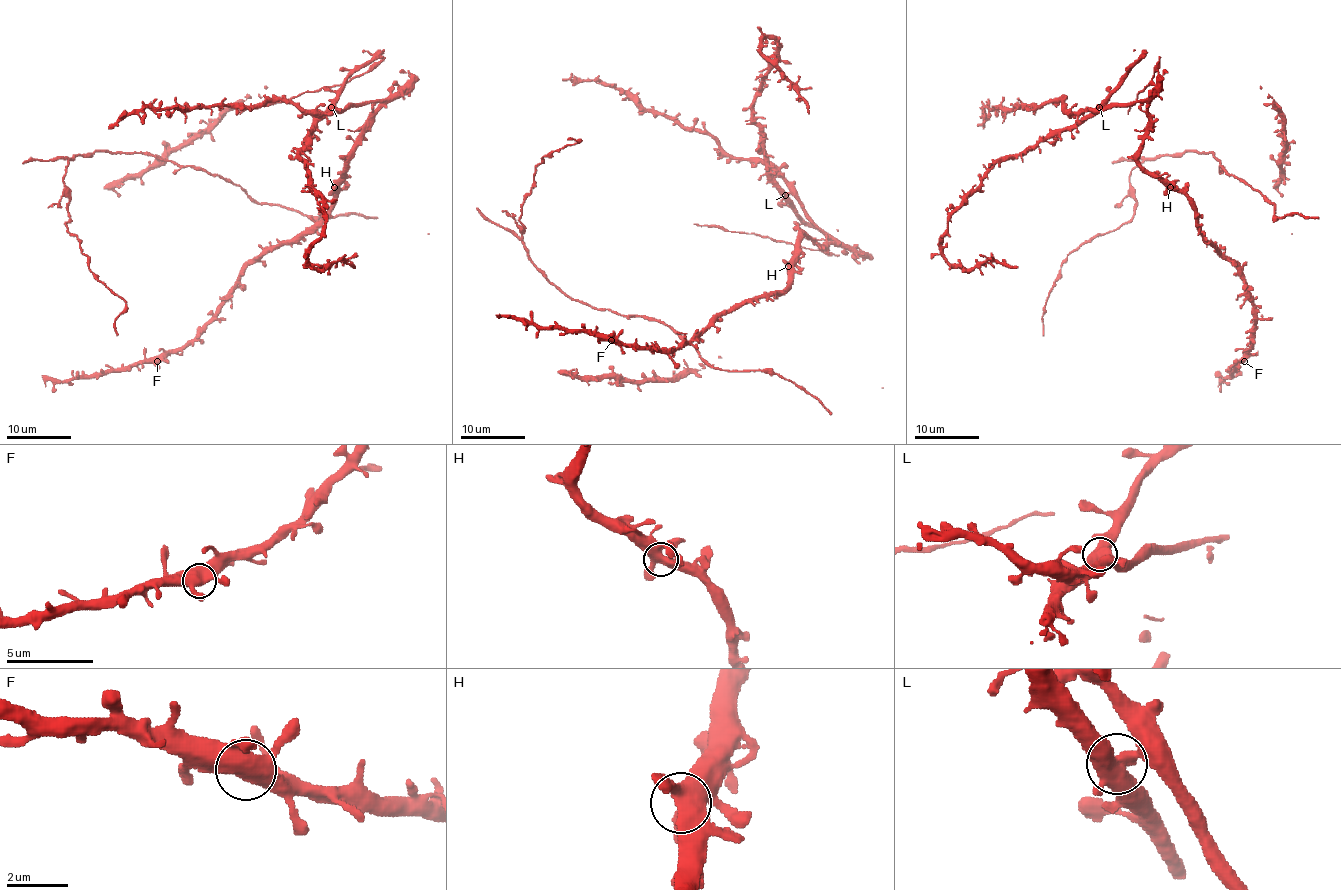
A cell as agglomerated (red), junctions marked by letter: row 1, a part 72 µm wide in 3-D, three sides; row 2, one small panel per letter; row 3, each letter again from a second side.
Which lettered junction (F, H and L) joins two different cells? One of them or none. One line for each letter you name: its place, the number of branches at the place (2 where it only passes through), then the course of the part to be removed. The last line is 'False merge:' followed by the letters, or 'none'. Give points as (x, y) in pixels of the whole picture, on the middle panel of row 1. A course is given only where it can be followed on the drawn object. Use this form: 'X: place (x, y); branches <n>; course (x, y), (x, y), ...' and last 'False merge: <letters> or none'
False merge: none

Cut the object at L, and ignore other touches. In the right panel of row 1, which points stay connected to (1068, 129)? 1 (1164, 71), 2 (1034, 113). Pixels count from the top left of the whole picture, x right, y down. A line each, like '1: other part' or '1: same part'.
1: other part
2: other part

